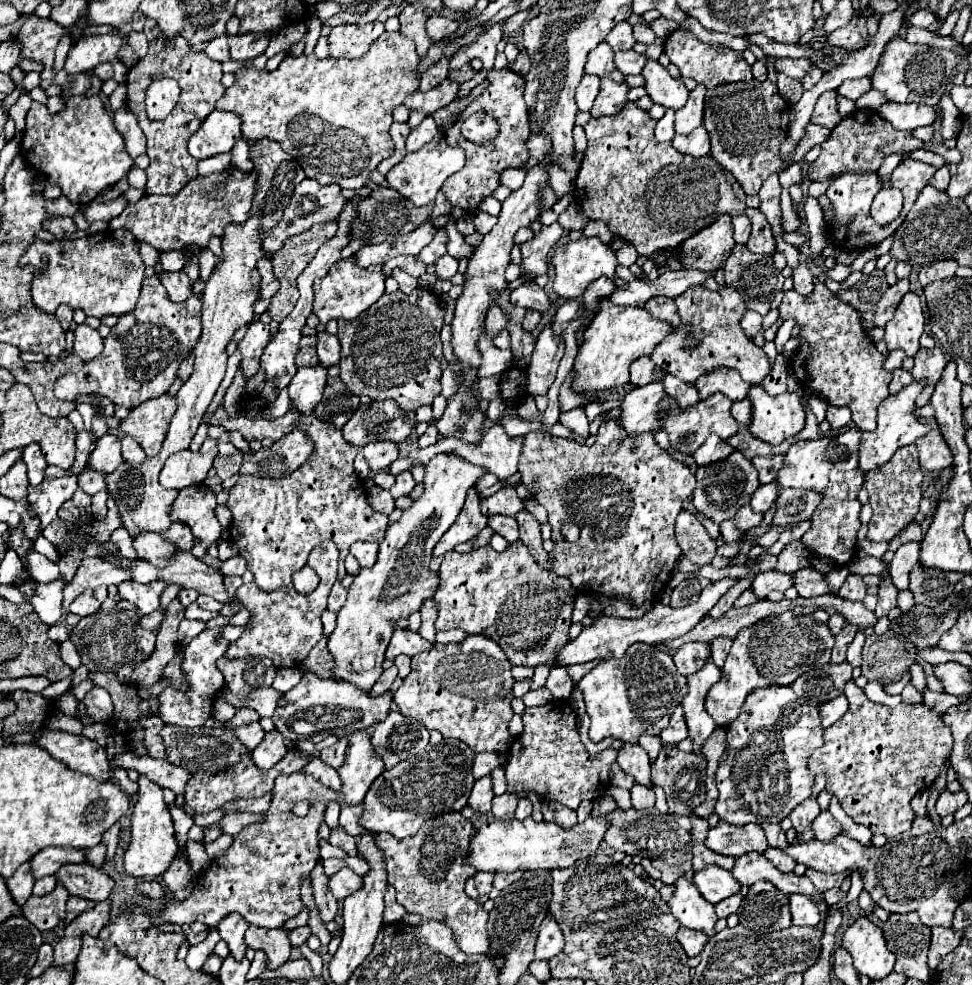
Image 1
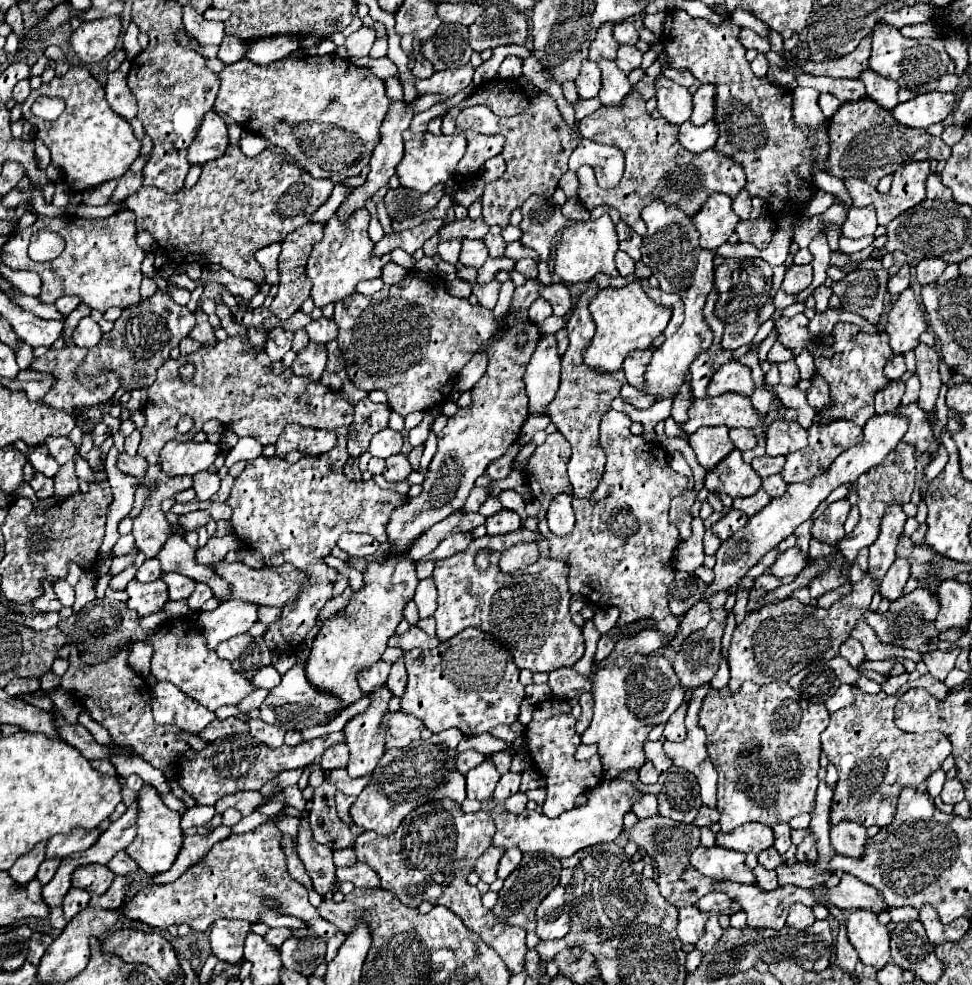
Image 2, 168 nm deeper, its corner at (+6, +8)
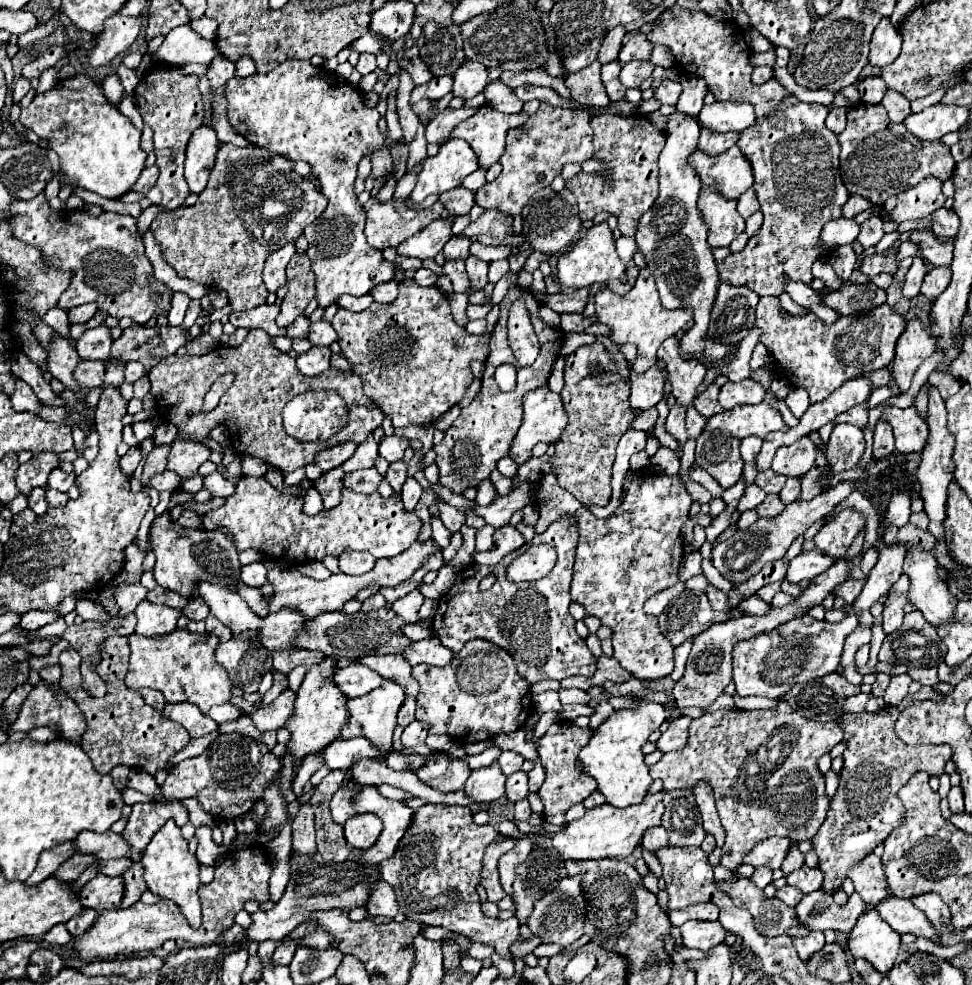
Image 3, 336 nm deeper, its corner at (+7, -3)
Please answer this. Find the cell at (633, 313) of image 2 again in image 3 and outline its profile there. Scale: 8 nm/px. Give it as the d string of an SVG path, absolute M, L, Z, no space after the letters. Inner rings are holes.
M642 270L634 288L624 296L618 296L618 294L610 292L608 288L598 290L594 296L594 304L596 304L596 322L606 324L610 328L610 342L614 344L614 348L620 350L626 344L634 344L638 348L634 362L628 362L628 368L636 374L652 368L658 362L656 350L660 348L660 344L668 336L674 336L678 330L682 330L684 324L692 318L690 310L666 310L666 308L662 308L650 270Z

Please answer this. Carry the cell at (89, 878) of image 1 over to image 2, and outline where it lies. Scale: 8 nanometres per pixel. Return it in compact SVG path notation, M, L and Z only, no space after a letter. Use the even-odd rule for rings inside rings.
M85 865L73 873L73 887L85 889L89 893L105 893L115 879L115 873L105 865Z

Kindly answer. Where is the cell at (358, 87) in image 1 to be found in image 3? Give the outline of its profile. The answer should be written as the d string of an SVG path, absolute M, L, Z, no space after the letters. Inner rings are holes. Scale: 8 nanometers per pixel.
M288 60L268 74L252 74L248 78L230 78L226 82L226 102L228 102L228 120L232 128L242 134L250 144L262 146L268 152L286 156L288 160L306 160L310 164L312 176L316 176L322 194L328 198L324 214L304 230L308 240L308 256L312 260L312 272L316 274L316 300L320 308L336 304L344 294L362 296L368 294L376 284L390 282L394 268L382 258L382 252L368 246L364 236L366 214L354 194L354 180L358 162L368 156L372 158L384 146L384 136L378 130L378 110L368 108L360 90L356 90L346 78L324 68L312 66L308 60Z

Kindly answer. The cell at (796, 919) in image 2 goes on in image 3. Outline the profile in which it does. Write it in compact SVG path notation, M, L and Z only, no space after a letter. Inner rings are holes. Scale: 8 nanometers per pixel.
M812 932L808 936L798 936L798 938L794 938L794 946L798 950L798 956L802 960L808 960L810 954L814 954L816 950L820 950L824 946L824 934Z

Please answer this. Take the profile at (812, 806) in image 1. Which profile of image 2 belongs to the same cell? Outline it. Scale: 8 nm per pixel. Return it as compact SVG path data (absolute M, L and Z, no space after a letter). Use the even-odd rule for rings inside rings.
M811 835L805 837L805 841L797 847L795 859L799 863L815 863L817 861L817 847L815 847L815 839Z

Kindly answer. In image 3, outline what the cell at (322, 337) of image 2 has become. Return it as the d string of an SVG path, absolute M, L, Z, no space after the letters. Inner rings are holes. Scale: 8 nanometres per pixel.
M316 322L316 324L310 324L310 336L308 340L312 342L312 346L330 346L332 342L338 340L338 334L336 330L332 328L330 322Z

